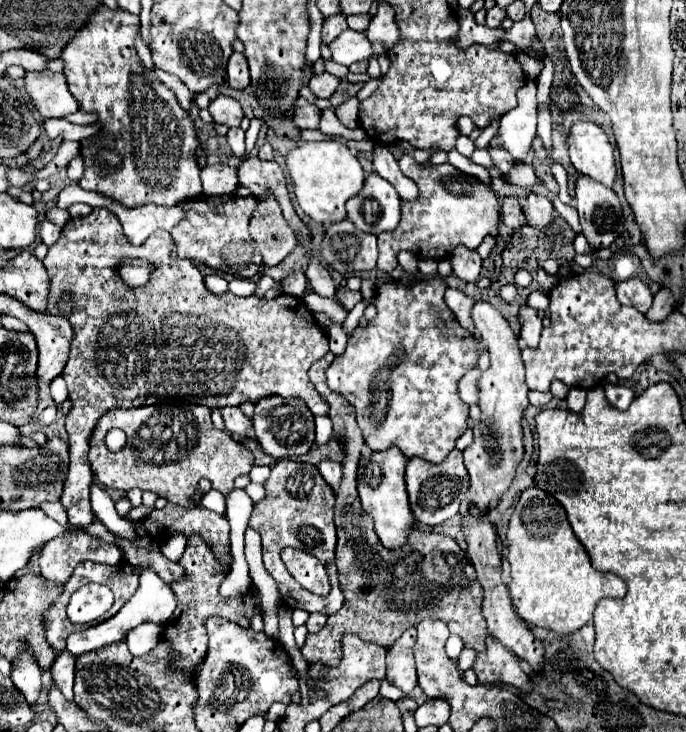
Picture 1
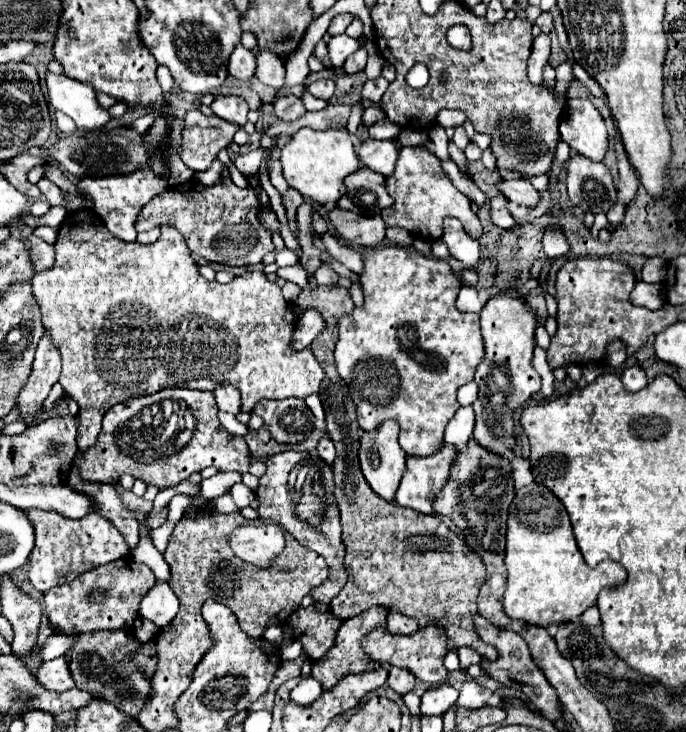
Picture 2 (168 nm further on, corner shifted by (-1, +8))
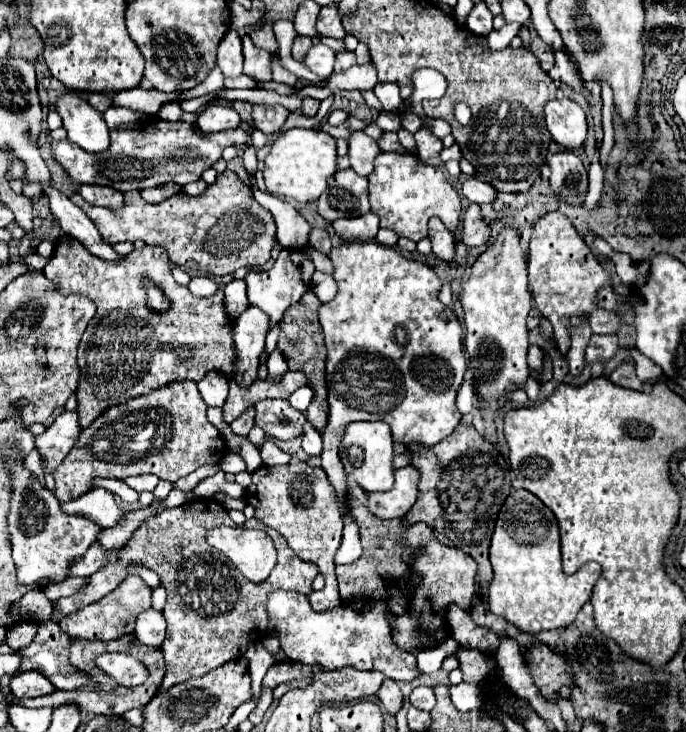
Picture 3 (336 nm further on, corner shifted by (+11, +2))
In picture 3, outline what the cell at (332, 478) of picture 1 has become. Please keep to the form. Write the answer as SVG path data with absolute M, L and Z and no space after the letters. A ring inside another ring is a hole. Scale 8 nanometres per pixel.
M310 424L304 428L304 434L302 434L302 448L306 454L310 456L318 456L320 450L322 450L322 436L316 428L312 428Z

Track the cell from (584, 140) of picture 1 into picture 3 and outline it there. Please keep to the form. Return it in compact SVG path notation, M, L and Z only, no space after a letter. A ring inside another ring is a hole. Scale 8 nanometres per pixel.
M564 96L546 104L546 126L552 138L568 150L580 148L588 132L584 110L574 100Z

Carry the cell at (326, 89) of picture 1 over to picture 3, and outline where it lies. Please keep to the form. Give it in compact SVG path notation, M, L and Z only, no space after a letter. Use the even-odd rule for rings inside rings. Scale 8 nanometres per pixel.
M306 96L306 98L302 100L302 108L300 108L300 114L304 114L304 116L312 118L312 116L316 116L318 108L320 108L320 100L316 100L316 98L308 98L308 96Z

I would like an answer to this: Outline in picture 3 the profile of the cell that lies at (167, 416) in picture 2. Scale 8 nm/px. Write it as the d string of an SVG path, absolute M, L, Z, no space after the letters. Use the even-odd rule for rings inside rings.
M176 380L170 382L168 386L162 386L146 396L134 398L126 404L112 406L96 422L92 422L88 428L80 432L80 438L76 440L74 448L68 452L68 456L60 462L60 466L52 472L56 480L56 498L60 502L70 502L76 500L78 496L86 494L92 490L92 480L94 478L112 478L112 480L124 480L128 476L136 474L156 474L160 480L176 482L182 476L188 476L194 472L198 466L204 464L218 464L228 446L216 426L212 426L206 418L206 404L200 398L200 392L196 388L196 382L190 380Z

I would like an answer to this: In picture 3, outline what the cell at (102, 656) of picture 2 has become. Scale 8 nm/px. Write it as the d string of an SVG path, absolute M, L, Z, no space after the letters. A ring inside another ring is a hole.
M42 622L34 640L18 652L22 654L22 664L16 674L38 670L56 686L56 690L76 690L76 686L88 682L88 678L76 674L76 668L70 664L70 638L54 622Z

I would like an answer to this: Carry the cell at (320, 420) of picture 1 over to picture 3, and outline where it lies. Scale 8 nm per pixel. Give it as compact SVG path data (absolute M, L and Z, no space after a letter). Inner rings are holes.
M302 386L300 390L296 390L296 392L294 392L294 394L288 398L288 402L292 404L292 408L296 408L296 410L304 412L304 410L308 408L308 404L310 404L312 396L314 396L312 388L310 388L310 386Z

